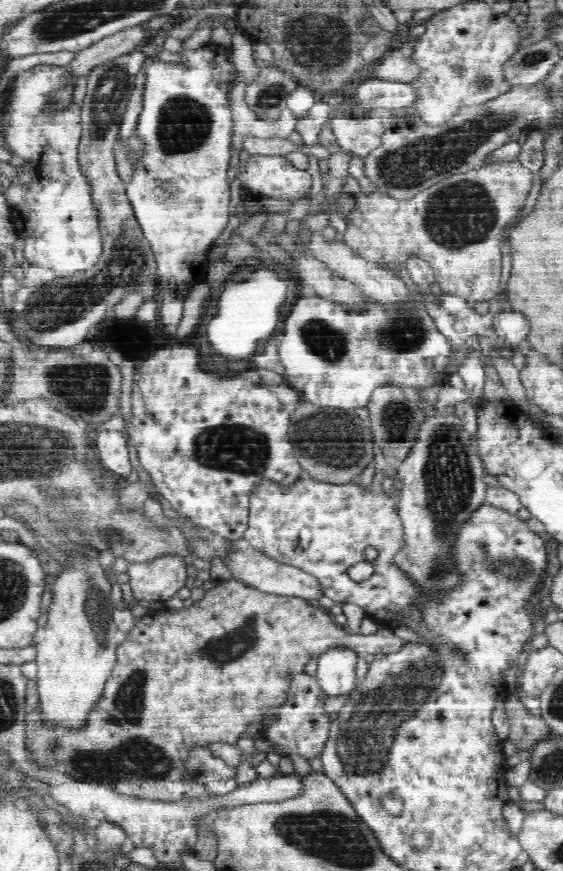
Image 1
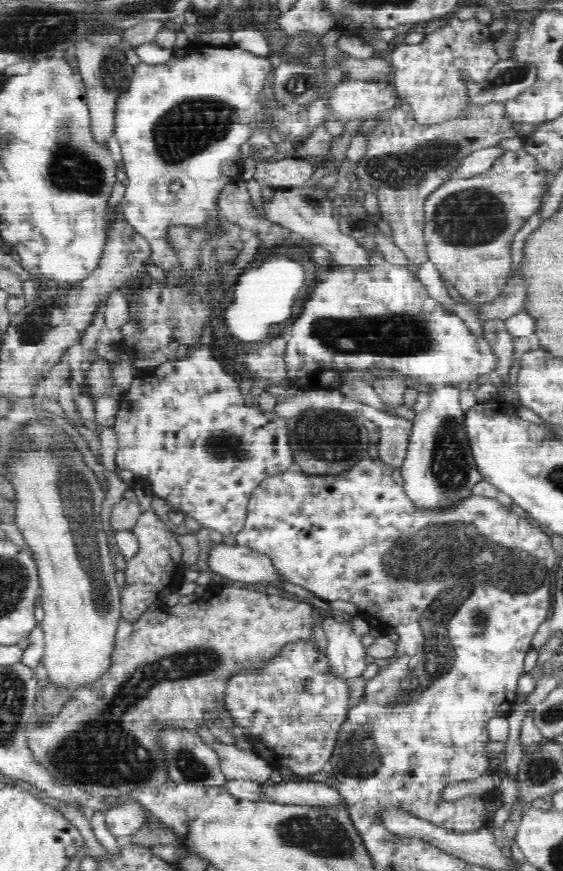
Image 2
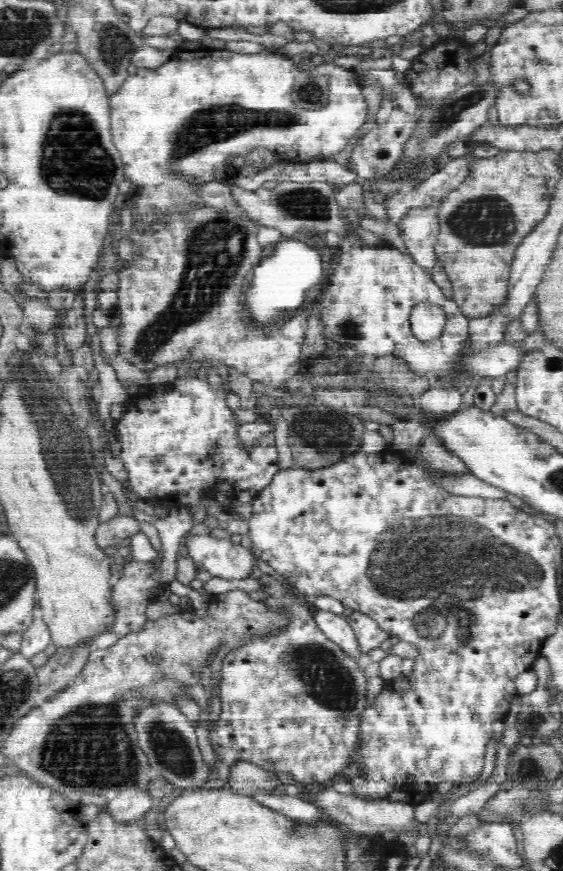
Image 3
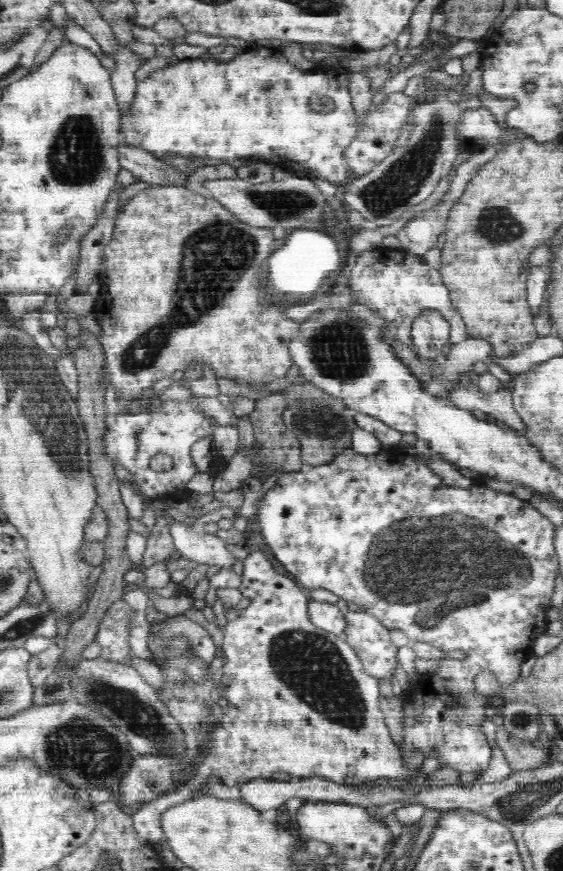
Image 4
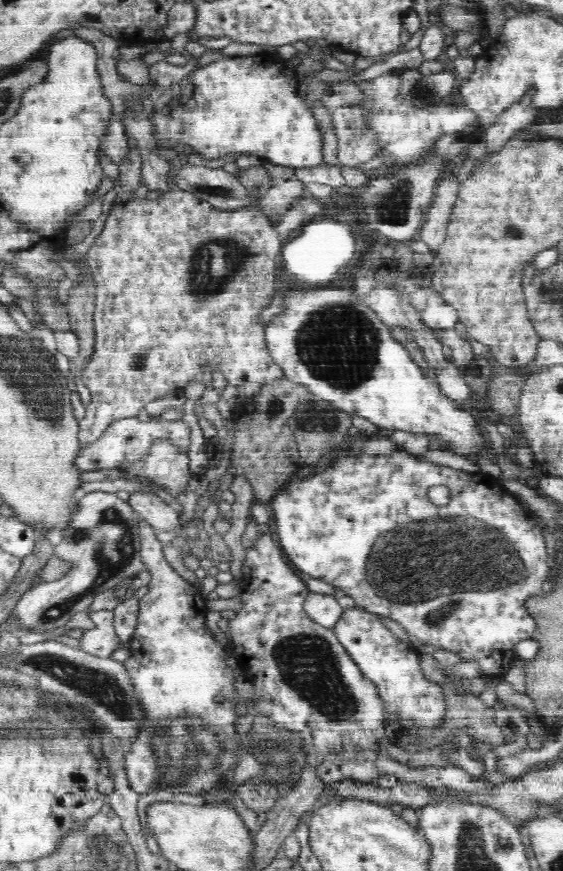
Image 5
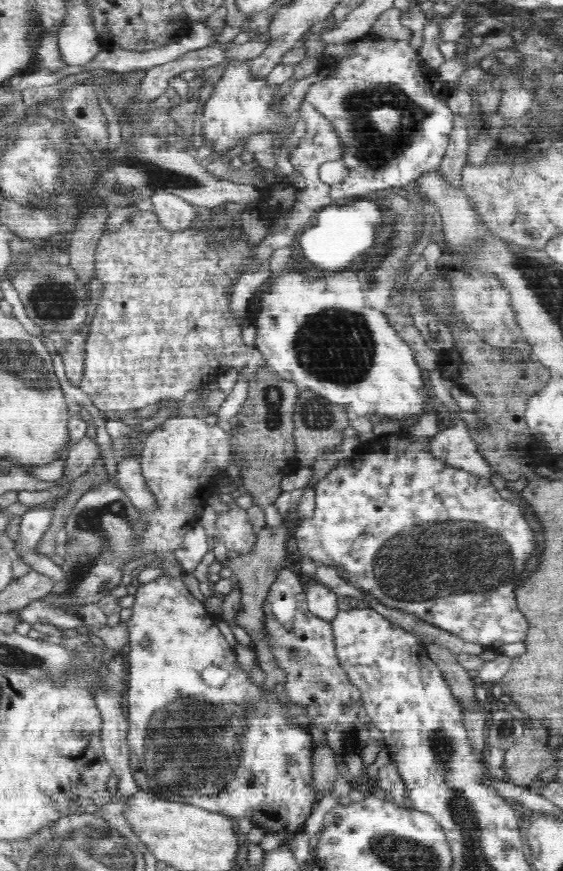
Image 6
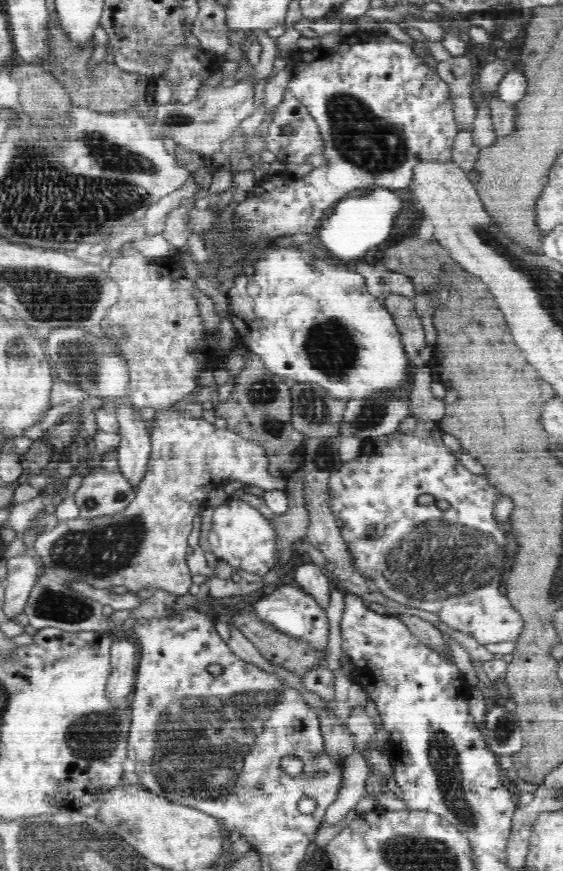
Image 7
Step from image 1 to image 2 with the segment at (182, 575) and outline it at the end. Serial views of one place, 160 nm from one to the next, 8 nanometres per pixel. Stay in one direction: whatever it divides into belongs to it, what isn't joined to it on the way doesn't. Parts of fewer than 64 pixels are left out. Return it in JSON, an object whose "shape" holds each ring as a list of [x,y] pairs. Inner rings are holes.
{"shape":[[[151,508],[140,514],[133,528],[139,542],[138,554],[126,560],[125,585],[120,589],[121,618],[134,625],[152,602],[176,592],[184,572],[182,548],[176,541],[177,534],[169,531]]]}

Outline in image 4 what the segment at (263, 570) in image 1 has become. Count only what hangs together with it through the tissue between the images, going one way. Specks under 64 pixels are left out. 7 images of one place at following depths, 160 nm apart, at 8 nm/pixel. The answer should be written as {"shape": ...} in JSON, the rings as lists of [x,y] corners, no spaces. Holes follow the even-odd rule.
{"shape":[[[175,520],[170,523],[169,531],[177,552],[184,558],[222,569],[238,568],[237,559],[228,553],[226,541],[216,534],[195,532],[192,526]]]}

